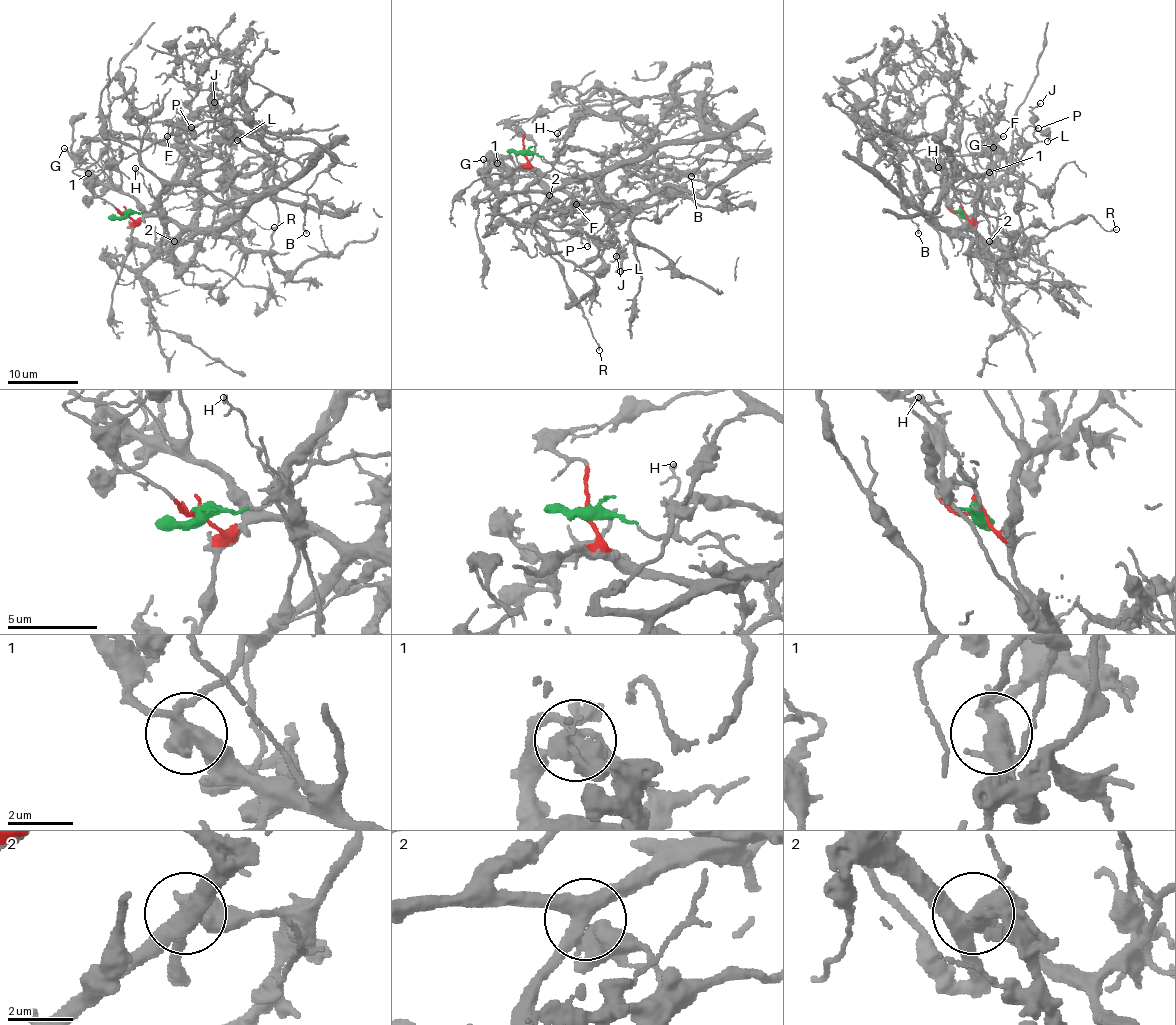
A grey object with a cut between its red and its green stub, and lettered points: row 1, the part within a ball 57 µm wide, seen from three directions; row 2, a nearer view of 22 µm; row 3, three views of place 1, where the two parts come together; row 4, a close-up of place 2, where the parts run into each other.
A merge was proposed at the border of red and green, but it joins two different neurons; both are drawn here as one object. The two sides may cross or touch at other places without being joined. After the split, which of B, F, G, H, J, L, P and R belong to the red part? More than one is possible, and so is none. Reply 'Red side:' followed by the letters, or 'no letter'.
Red side: B, G, R

